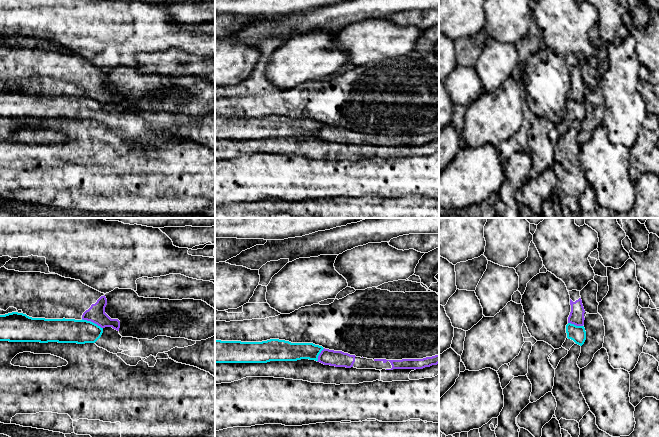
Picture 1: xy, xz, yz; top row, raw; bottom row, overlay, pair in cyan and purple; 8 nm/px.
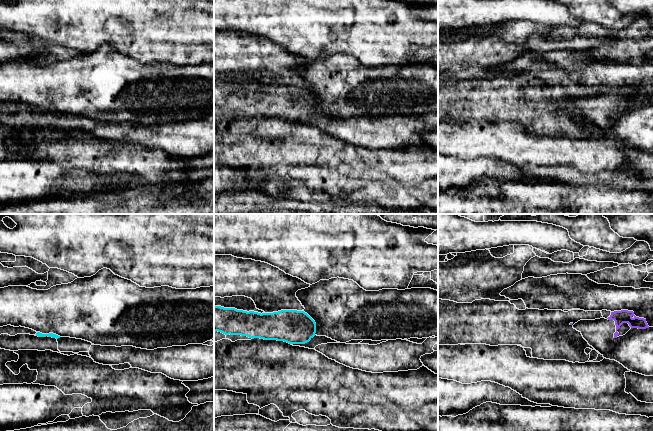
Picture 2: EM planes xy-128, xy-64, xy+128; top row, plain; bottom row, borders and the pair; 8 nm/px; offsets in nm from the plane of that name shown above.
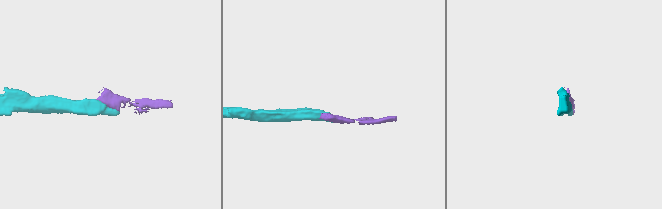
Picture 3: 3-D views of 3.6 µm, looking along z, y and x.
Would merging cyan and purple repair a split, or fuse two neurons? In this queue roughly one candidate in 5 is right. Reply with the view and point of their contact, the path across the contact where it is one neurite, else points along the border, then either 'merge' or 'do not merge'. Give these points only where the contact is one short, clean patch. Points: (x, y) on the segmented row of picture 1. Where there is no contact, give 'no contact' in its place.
contact xy (92, 322); border xy (82, 318), (92, 321), (102, 328); do not merge

